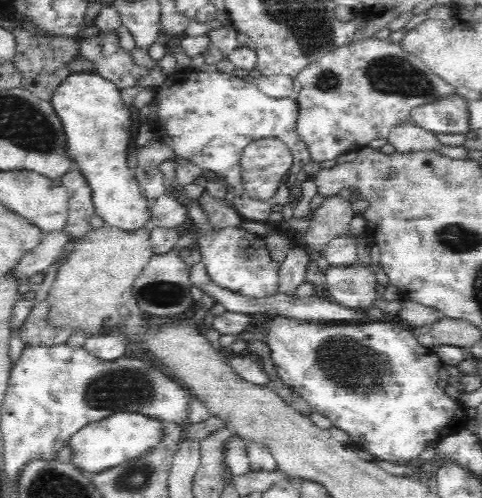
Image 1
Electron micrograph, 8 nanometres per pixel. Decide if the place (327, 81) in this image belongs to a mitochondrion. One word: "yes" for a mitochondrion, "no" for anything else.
yes

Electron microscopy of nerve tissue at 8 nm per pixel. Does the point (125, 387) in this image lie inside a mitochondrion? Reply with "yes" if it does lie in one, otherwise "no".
yes

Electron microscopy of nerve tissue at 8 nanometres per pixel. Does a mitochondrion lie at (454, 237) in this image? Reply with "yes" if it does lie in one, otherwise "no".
yes

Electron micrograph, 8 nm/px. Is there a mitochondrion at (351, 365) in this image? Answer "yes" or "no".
yes

